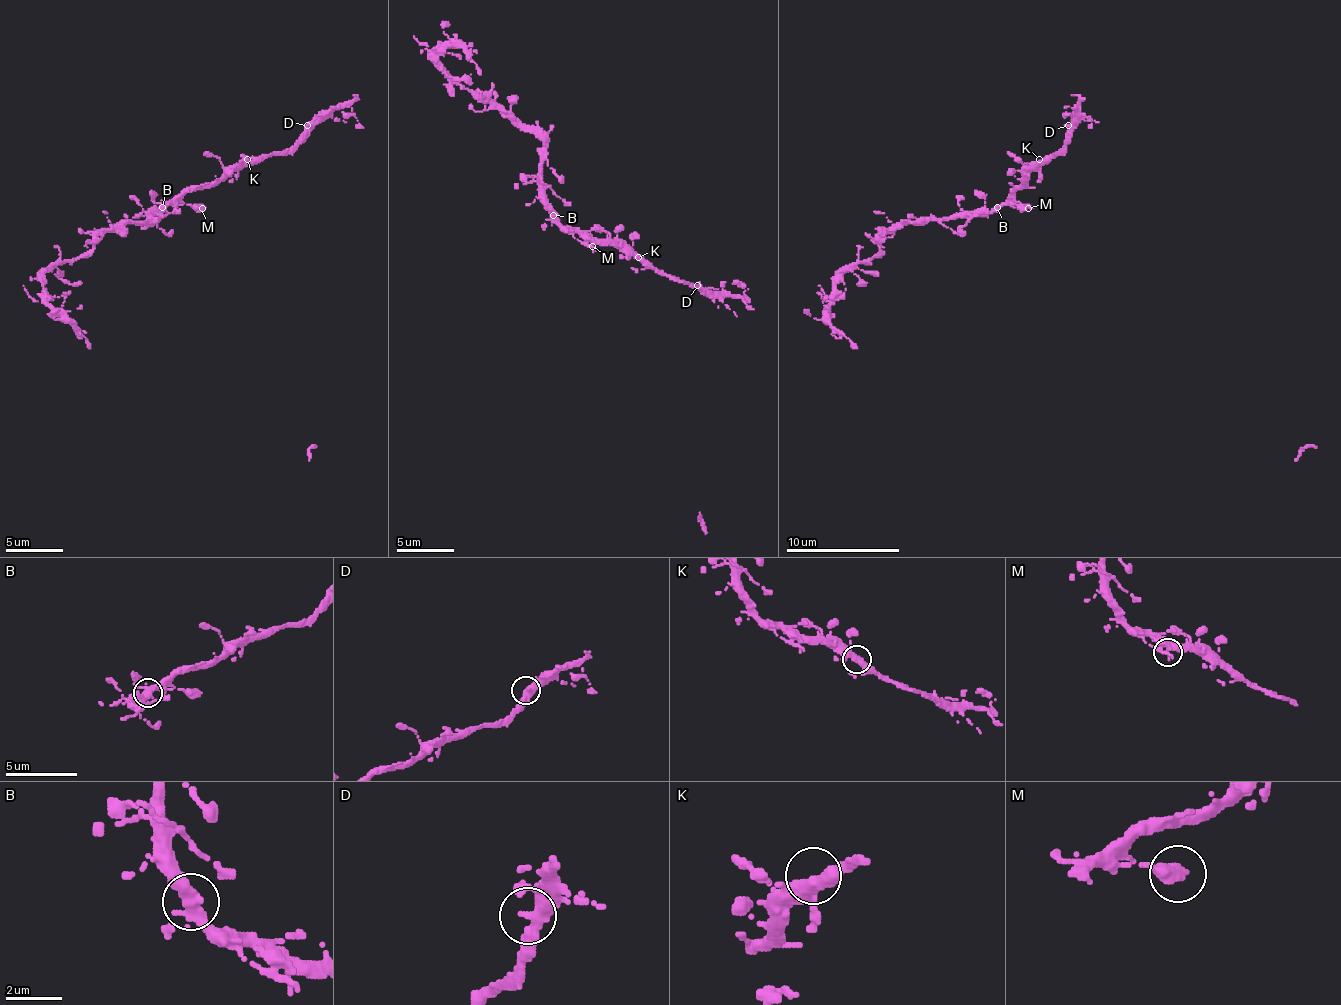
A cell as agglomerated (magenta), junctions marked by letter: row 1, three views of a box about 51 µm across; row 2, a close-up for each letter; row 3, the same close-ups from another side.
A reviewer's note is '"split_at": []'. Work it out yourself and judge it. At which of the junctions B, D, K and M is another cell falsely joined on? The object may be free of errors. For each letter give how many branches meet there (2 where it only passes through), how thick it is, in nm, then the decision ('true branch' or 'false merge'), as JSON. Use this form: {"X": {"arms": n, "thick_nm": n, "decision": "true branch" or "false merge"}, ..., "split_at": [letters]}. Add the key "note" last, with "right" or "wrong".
{"B": {"arms": 3, "thick_nm": 320, "decision": "true branch"}, "D": {"arms": 2, "thick_nm": 380, "decision": "true branch"}, "K": {"arms": 3, "thick_nm": 320, "decision": "true branch"}, "M": {"arms": 2, "thick_nm": 320, "decision": "true branch"}, "split_at": [], "note": "right"}

